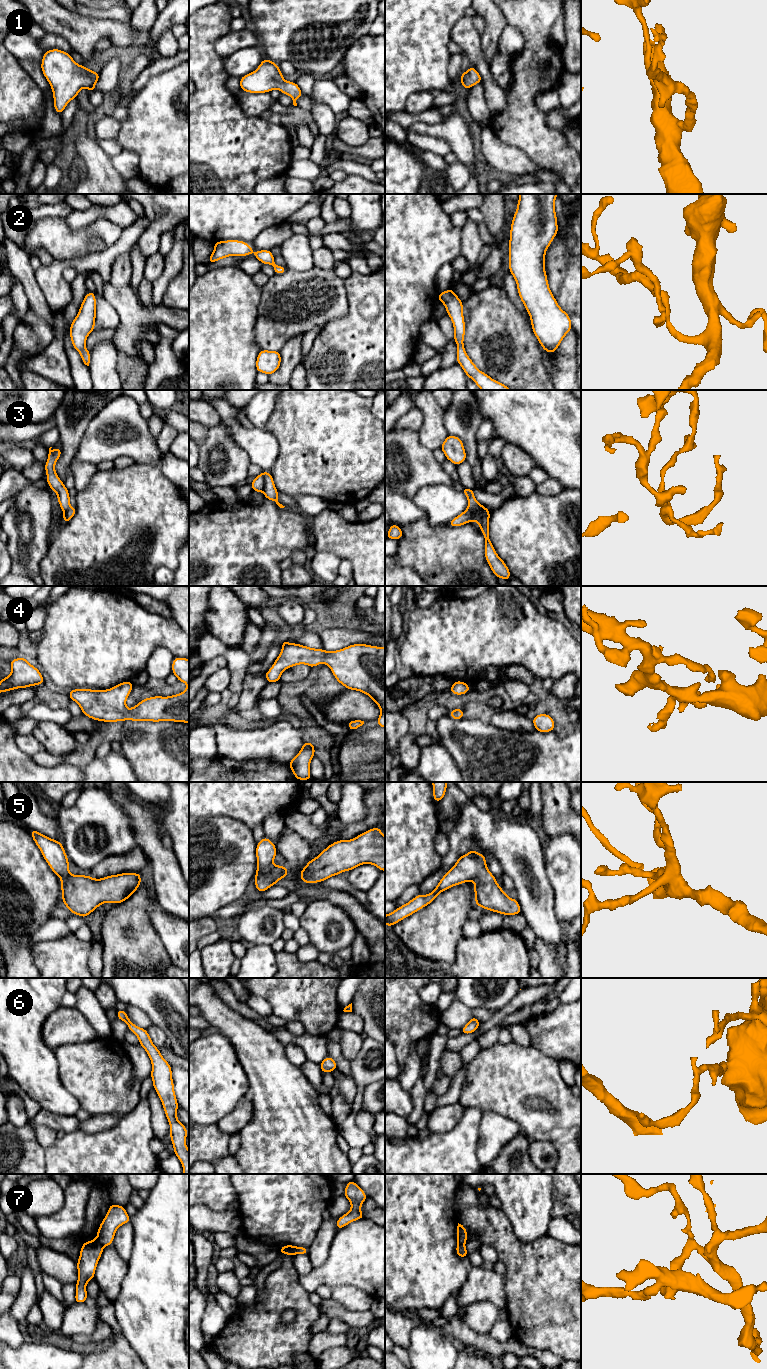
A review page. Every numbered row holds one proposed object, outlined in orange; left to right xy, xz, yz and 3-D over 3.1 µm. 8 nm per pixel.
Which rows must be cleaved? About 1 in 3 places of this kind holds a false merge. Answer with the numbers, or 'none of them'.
3, 7

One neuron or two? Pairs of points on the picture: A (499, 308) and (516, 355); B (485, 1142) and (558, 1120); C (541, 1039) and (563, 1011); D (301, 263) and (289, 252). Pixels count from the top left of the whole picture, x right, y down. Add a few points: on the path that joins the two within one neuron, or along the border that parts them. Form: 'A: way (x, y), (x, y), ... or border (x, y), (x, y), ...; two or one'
A: way (499, 320), (499, 338), (504, 343); one
B: border (502, 1116), (513, 1119), (519, 1125), (521, 1131); two
C: way (548, 1032), (562, 1018); one
D: way (298, 260), (292, 254); one

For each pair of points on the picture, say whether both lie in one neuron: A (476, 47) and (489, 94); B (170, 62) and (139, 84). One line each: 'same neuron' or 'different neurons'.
A: same neuron
B: same neuron

